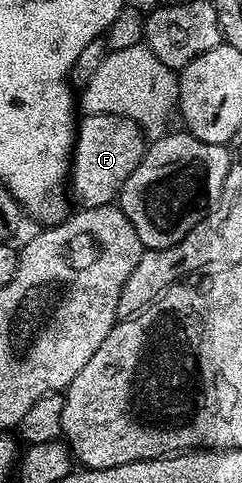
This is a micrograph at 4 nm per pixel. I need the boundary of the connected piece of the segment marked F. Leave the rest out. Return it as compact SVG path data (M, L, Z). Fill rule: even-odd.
M92 114L84 117L77 126L69 171L69 190L73 198L75 193L78 205L105 206L114 203L125 180L143 159L144 149L145 135L133 120L116 114Z

